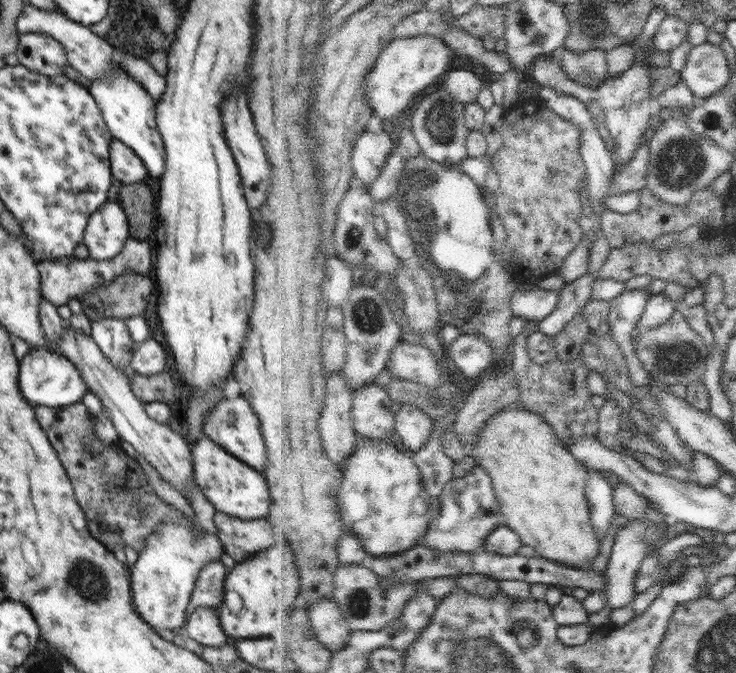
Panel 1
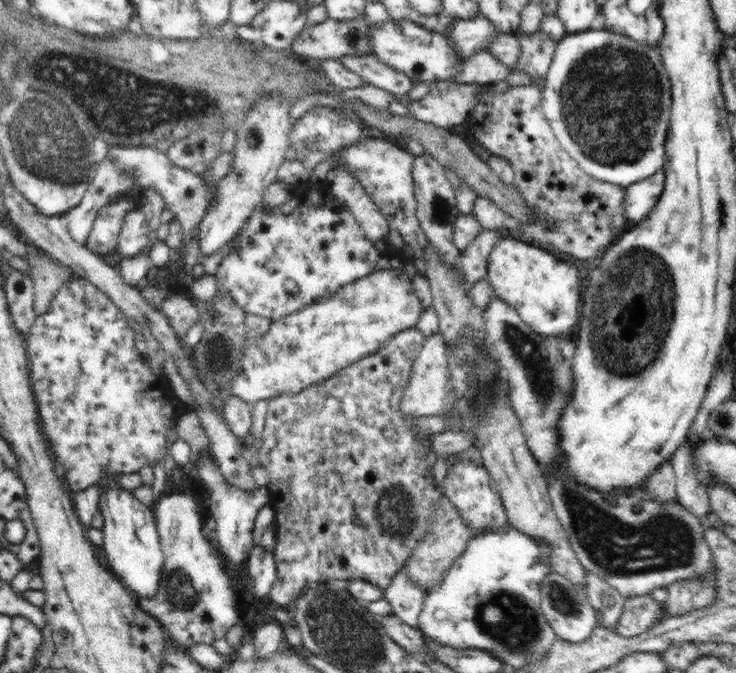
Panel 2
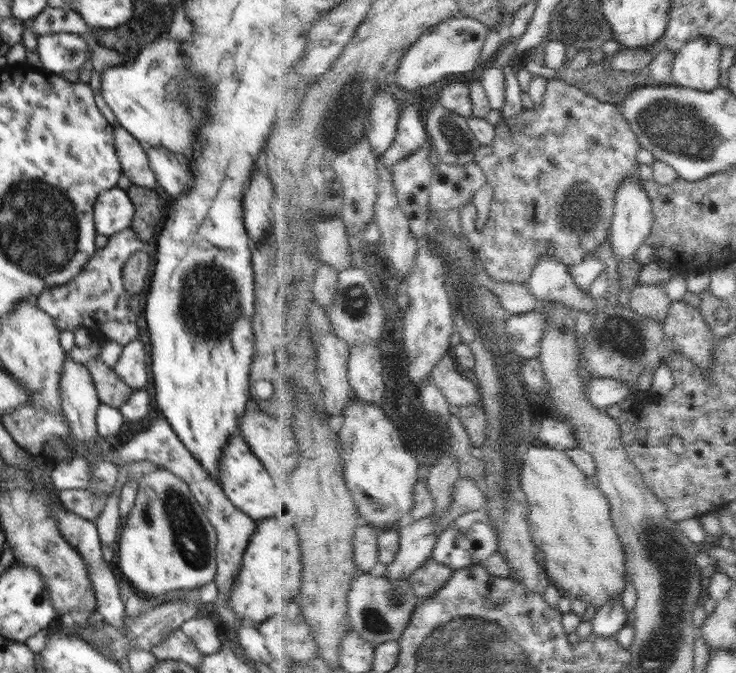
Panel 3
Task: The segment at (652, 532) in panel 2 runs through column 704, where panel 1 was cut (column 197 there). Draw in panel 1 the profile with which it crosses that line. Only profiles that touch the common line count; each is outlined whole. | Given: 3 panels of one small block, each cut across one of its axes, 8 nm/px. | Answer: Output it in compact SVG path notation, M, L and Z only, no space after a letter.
M190 518L185 520L185 524L161 522L147 538L145 547L138 551L136 563L128 567L135 612L159 633L168 633L185 624L200 570L205 564L218 561L225 553L216 534L196 529L201 536L195 538L194 529Z

